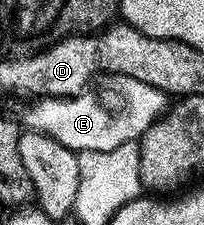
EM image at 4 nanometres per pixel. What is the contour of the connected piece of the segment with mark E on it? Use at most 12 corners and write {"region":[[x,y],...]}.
{"region":[[122,78],[110,110],[90,92],[39,99],[26,126],[75,152],[137,143],[168,109]]}

